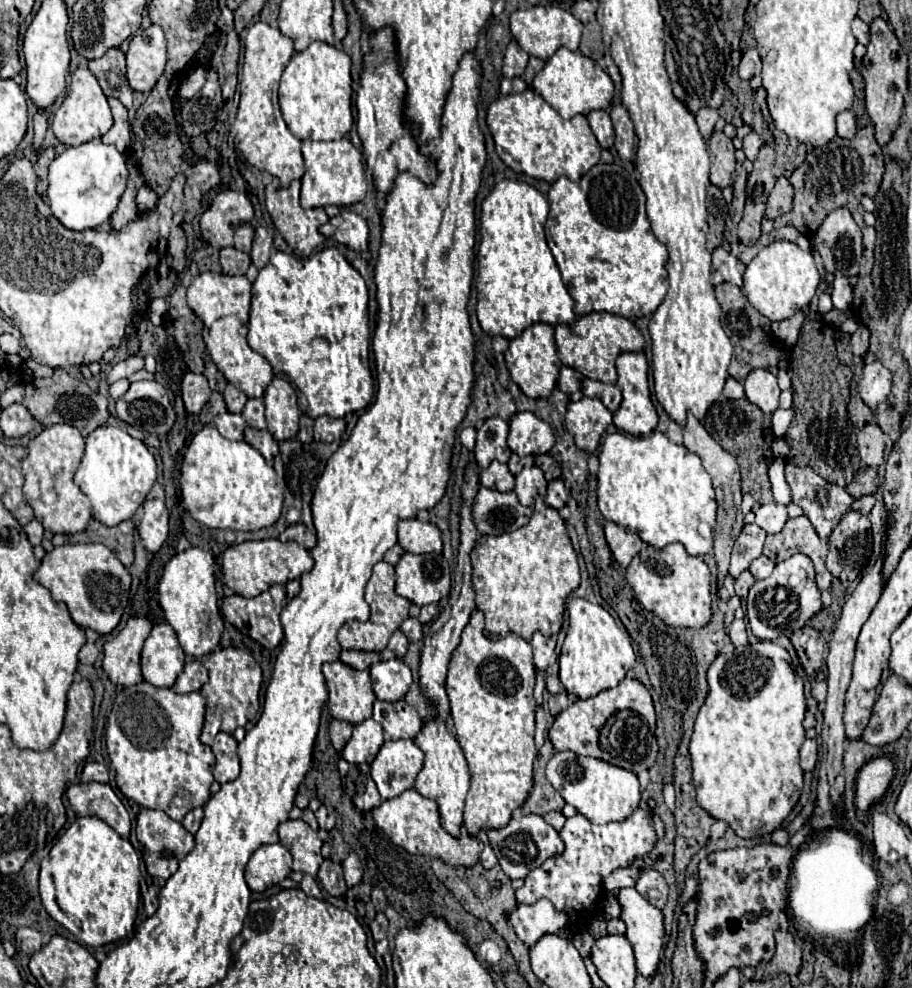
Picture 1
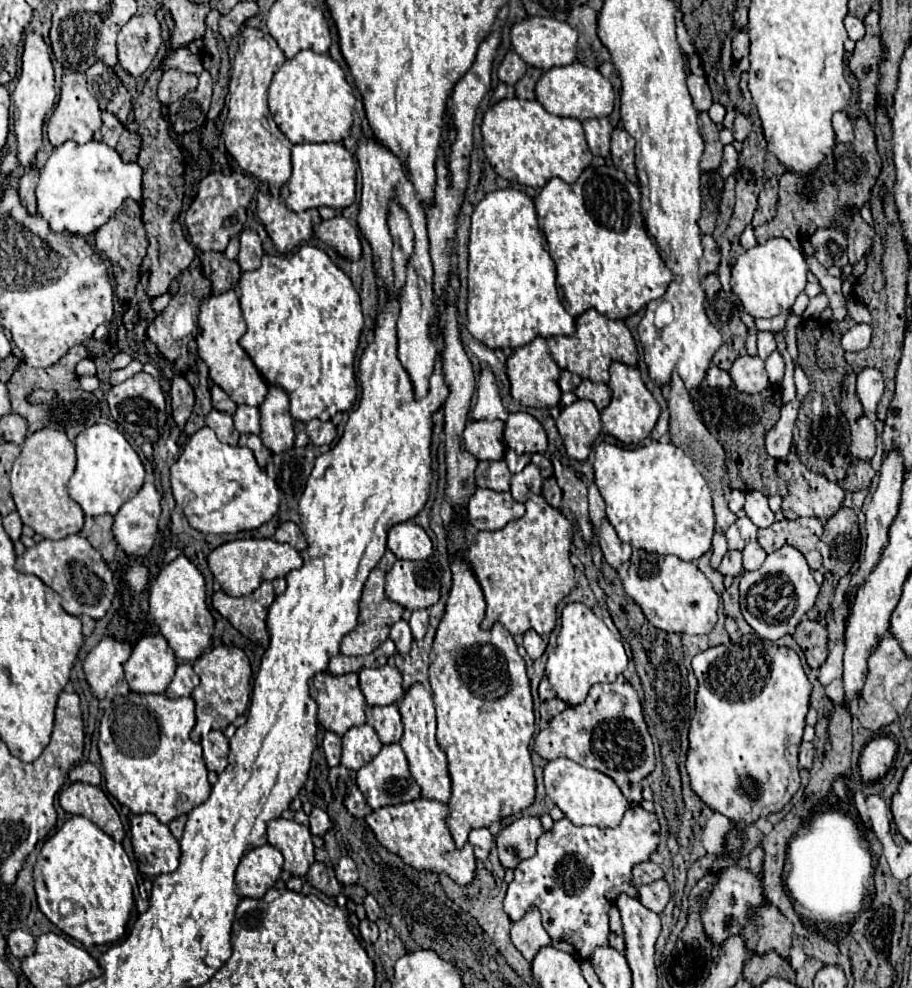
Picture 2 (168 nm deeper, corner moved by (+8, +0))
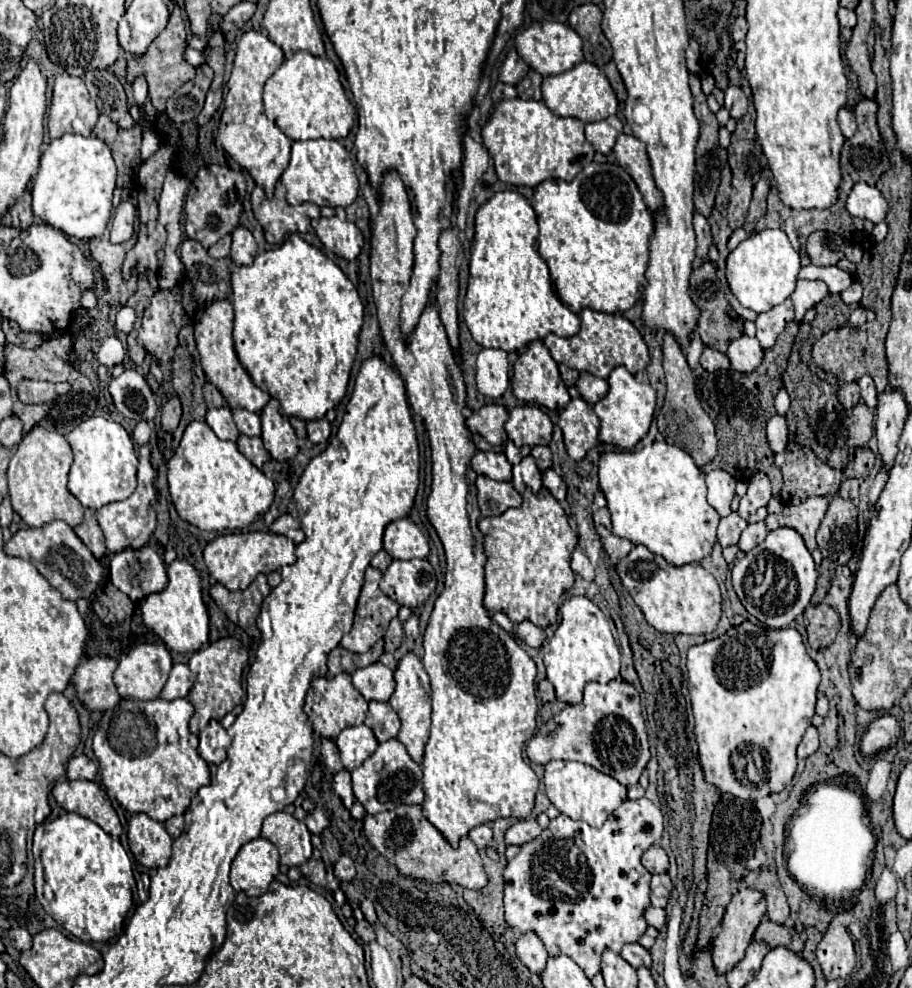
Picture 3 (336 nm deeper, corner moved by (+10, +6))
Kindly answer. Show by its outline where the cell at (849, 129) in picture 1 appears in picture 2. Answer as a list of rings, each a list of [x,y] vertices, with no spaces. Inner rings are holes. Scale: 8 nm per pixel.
[[[836,112],[832,118],[832,124],[834,124],[834,132],[836,132],[836,142],[850,142],[854,138],[852,122],[848,120],[846,112]]]

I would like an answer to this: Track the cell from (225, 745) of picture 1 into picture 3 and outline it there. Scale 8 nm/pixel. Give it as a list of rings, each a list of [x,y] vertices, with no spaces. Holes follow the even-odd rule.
[[[210,720],[208,726],[200,732],[200,746],[198,754],[208,764],[220,764],[226,760],[226,750],[230,746],[230,736],[226,734],[224,726],[218,720]]]

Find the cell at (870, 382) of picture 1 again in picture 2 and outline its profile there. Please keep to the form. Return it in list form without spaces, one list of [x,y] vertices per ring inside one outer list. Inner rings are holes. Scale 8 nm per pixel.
[[[864,368],[858,374],[858,386],[856,386],[856,394],[864,406],[864,412],[874,412],[878,400],[884,394],[884,378],[880,374],[880,370],[876,368]]]

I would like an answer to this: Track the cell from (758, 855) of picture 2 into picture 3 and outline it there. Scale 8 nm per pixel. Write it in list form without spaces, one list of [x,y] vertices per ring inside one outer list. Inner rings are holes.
[[[742,882],[738,894],[728,904],[726,914],[722,918],[722,924],[720,924],[720,930],[718,930],[718,934],[712,942],[712,960],[714,960],[714,966],[716,966],[718,972],[728,972],[730,968],[734,968],[736,962],[742,960],[744,950],[750,944],[750,940],[754,936],[754,930],[758,928],[764,914],[766,914],[766,900],[764,900],[762,892],[758,892],[754,888],[748,888]]]

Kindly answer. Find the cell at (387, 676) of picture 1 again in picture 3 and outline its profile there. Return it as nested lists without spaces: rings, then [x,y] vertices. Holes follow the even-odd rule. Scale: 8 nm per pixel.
[[[374,662],[366,668],[360,668],[352,674],[352,684],[354,688],[370,702],[388,702],[390,696],[394,694],[394,674],[388,666],[382,662]]]

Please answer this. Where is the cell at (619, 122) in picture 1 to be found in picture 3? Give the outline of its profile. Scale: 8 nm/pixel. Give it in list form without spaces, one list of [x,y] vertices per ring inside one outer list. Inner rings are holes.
[[[622,134],[614,146],[614,156],[616,156],[618,164],[634,178],[640,194],[644,196],[648,210],[652,214],[658,212],[658,208],[662,208],[662,192],[658,192],[658,188],[654,188],[654,176],[650,172],[646,144],[642,144],[634,136]]]

